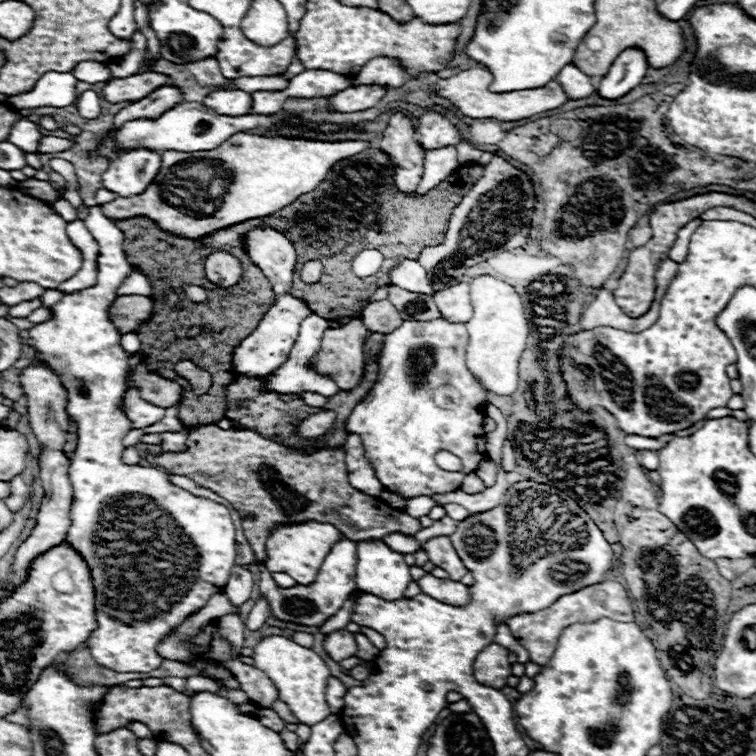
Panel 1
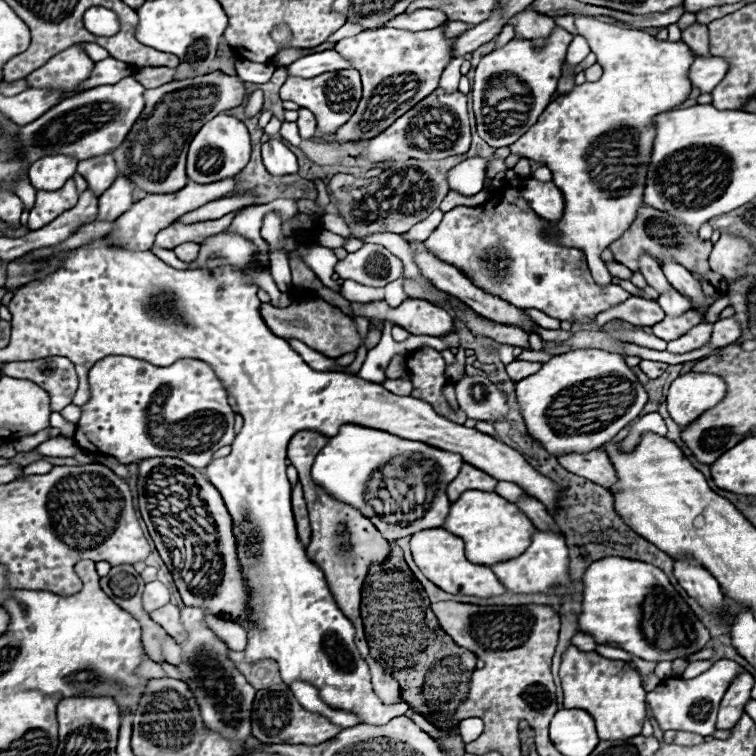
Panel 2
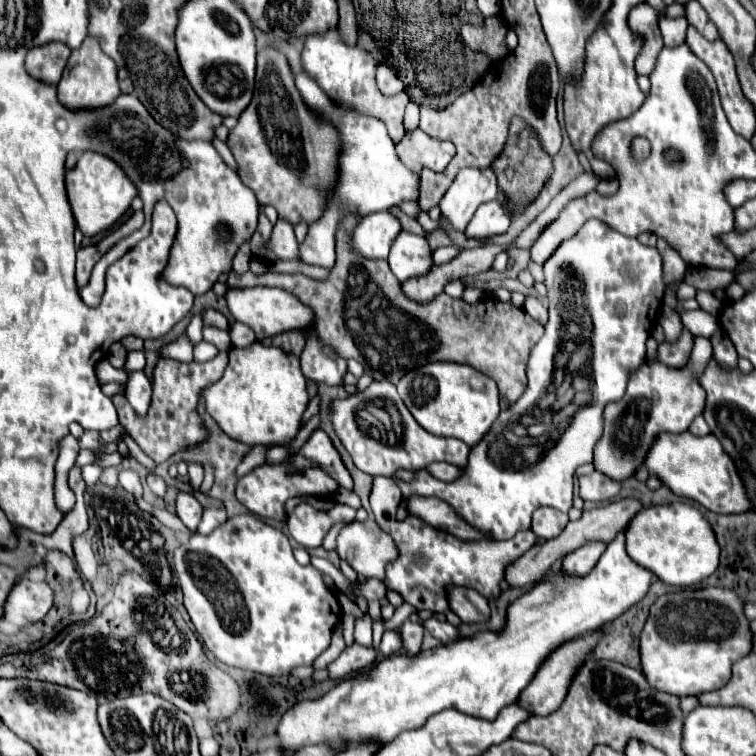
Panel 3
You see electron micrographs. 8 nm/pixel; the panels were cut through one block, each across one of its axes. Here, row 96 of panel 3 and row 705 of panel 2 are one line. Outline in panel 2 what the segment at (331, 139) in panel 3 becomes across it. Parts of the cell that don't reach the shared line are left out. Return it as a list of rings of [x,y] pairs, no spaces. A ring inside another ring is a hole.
[[[274,684],[270,688],[262,688],[256,692],[254,706],[252,706],[252,736],[256,736],[262,742],[272,742],[272,744],[306,744],[306,746],[316,746],[322,744],[330,738],[334,738],[342,728],[332,724],[328,718],[304,710],[294,694],[290,692],[288,684]],[[296,716],[298,718],[292,718]]]

